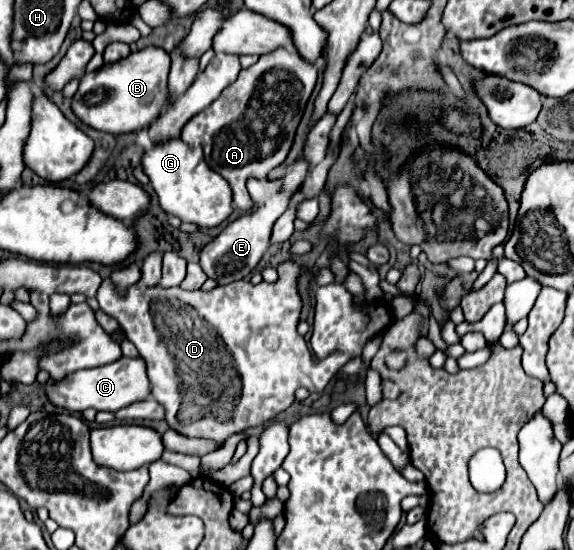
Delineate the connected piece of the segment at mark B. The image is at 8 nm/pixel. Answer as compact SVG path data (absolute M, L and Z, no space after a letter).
M150 45L116 63L102 65L94 73L86 73L72 97L72 109L84 123L98 131L122 135L146 129L158 119L162 109L170 105L168 71L170 55L162 47Z

